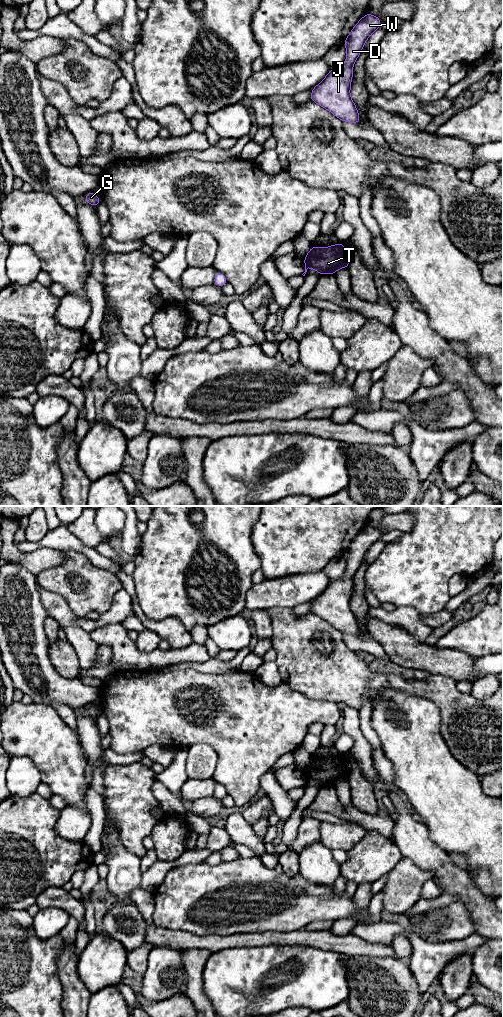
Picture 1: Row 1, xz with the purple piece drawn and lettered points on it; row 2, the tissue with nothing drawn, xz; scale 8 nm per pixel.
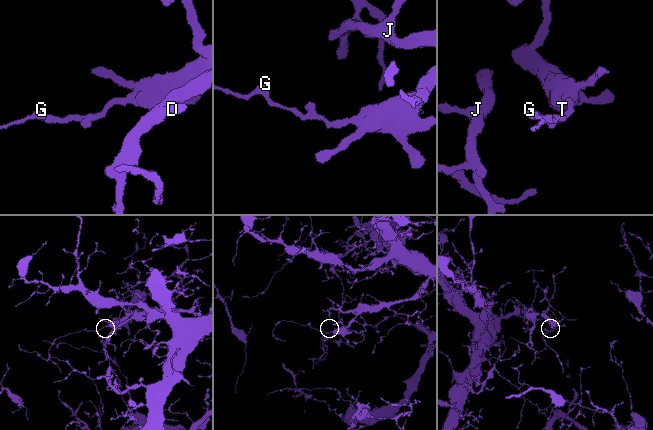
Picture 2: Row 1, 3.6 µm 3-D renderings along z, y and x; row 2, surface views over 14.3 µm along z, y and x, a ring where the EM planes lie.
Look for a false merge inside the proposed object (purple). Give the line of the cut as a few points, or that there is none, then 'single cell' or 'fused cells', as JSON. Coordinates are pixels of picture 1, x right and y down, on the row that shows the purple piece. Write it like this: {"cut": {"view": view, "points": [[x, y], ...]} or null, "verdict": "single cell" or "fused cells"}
{"cut": null, "verdict": "single cell"}

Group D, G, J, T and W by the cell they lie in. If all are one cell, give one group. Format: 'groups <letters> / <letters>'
groups D G J T W

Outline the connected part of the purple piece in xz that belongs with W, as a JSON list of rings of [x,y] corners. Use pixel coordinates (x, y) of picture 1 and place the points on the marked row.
[[[366,13],[343,42],[347,49],[344,65],[331,68],[328,75],[311,89],[312,94],[309,100],[329,110],[344,122],[359,124],[361,120],[356,105],[350,97],[353,64],[359,57],[368,37],[380,28],[381,23],[380,18]]]

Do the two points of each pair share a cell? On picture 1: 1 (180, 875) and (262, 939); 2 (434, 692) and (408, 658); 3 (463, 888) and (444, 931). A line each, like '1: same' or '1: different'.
1: different
2: different
3: different

